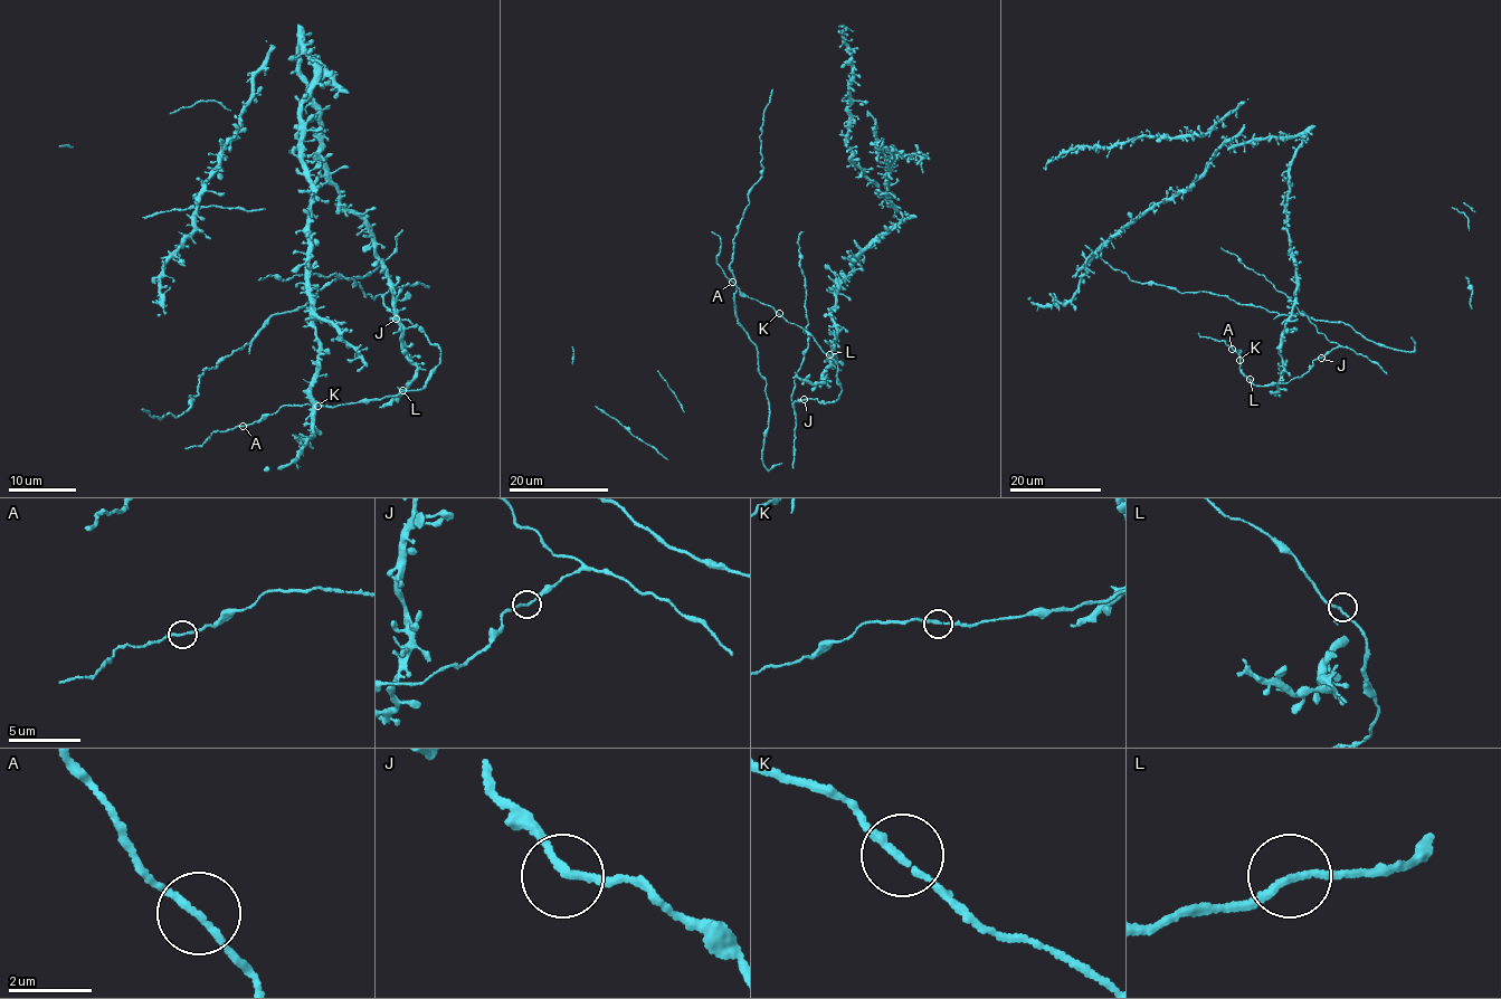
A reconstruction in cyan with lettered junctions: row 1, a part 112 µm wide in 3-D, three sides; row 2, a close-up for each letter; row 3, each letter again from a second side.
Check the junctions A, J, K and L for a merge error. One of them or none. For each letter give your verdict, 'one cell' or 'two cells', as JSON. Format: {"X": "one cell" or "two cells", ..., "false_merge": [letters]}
{"A": "one cell", "J": "one cell", "K": "one cell", "L": "one cell", "false_merge": []}

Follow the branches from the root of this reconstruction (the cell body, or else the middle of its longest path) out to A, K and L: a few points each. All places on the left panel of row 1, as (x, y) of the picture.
A: (383, 263), (402, 332), (401, 351), (431, 374), (427, 384), (395, 396), (333, 407), (285, 405), (243, 426)
K: (383, 263), (402, 332), (401, 351), (418, 368), (431, 374), (427, 384), (420, 389), (387, 398), (317, 406)
L: (383, 263), (402, 332), (401, 351), (418, 368), (431, 374), (420, 389), (402, 390)

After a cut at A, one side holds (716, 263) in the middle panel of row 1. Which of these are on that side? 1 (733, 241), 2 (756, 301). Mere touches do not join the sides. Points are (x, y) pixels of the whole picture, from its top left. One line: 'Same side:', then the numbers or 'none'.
Same side: 2

